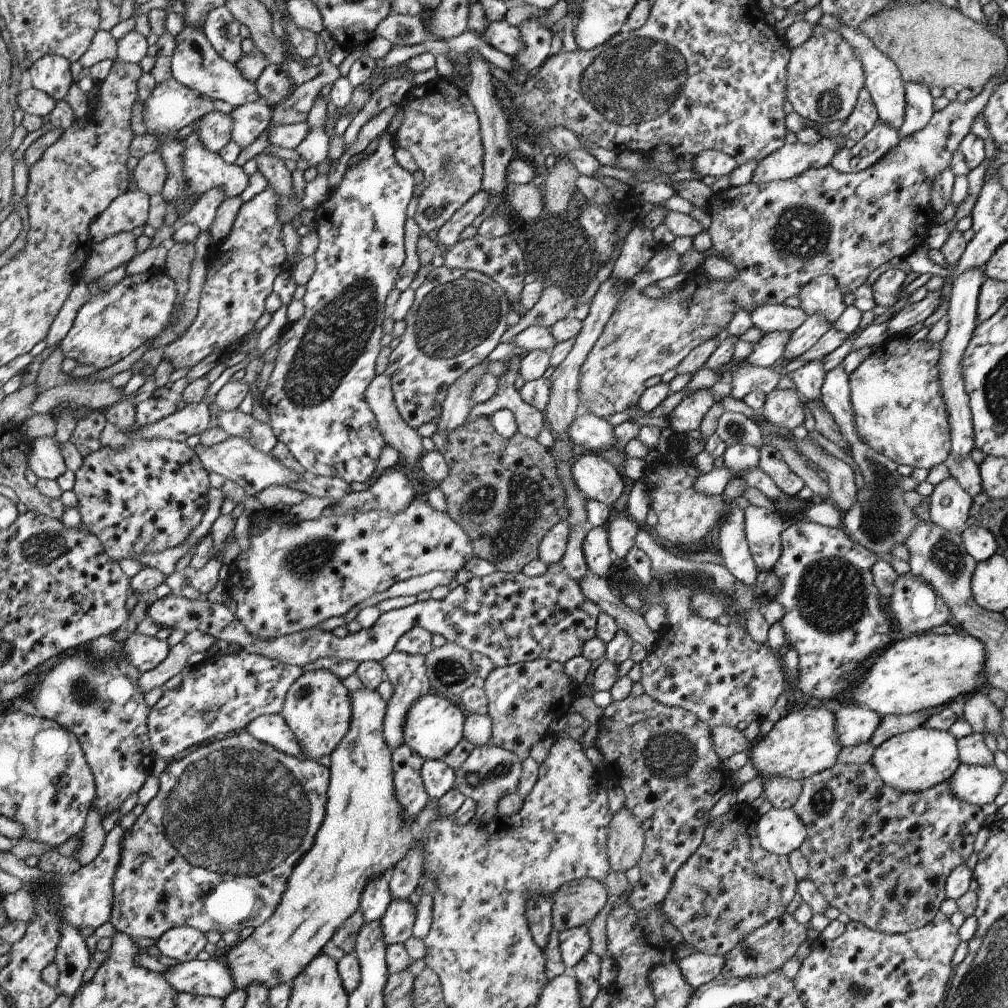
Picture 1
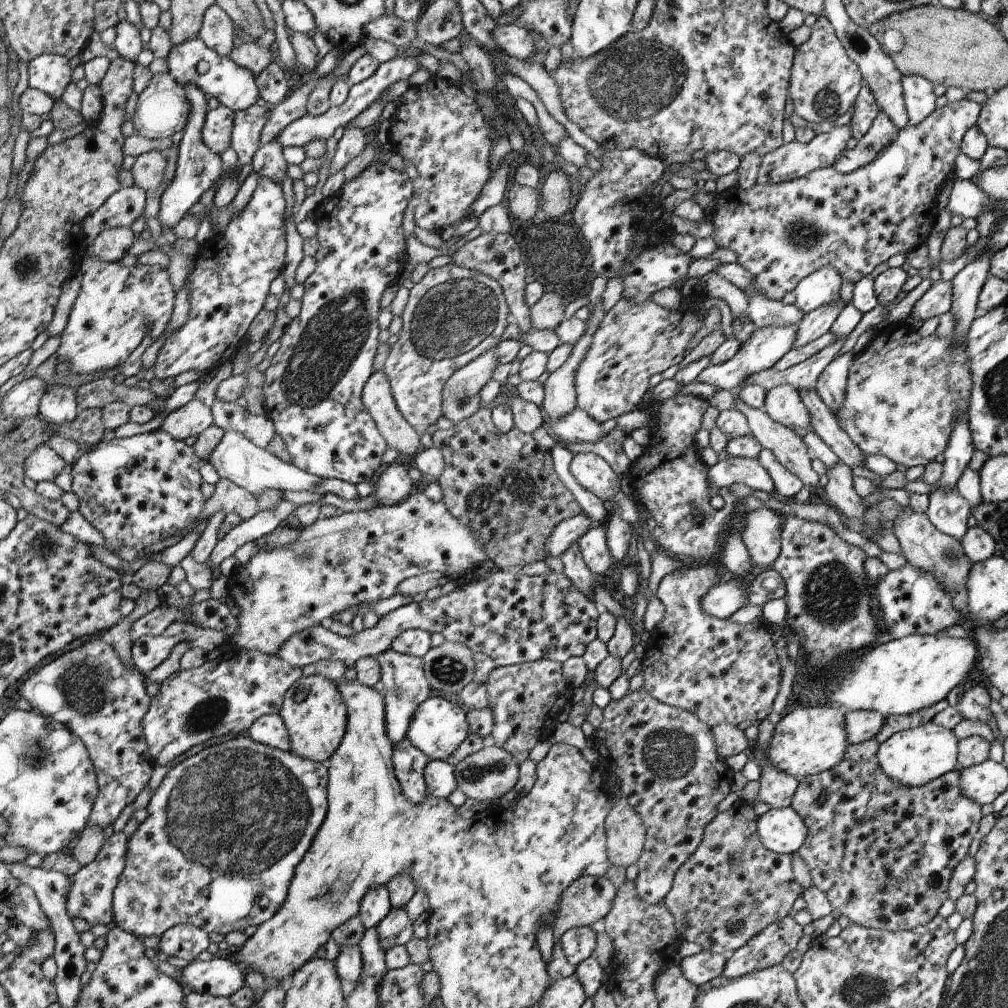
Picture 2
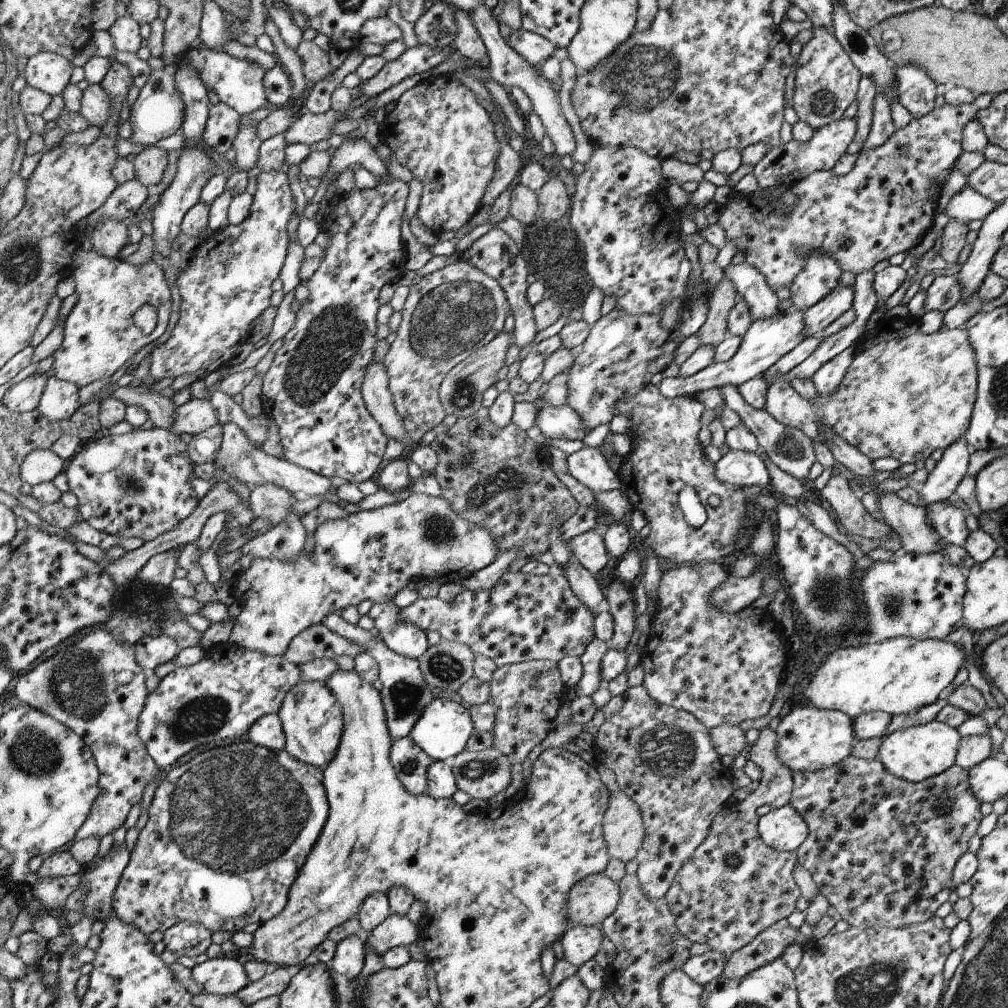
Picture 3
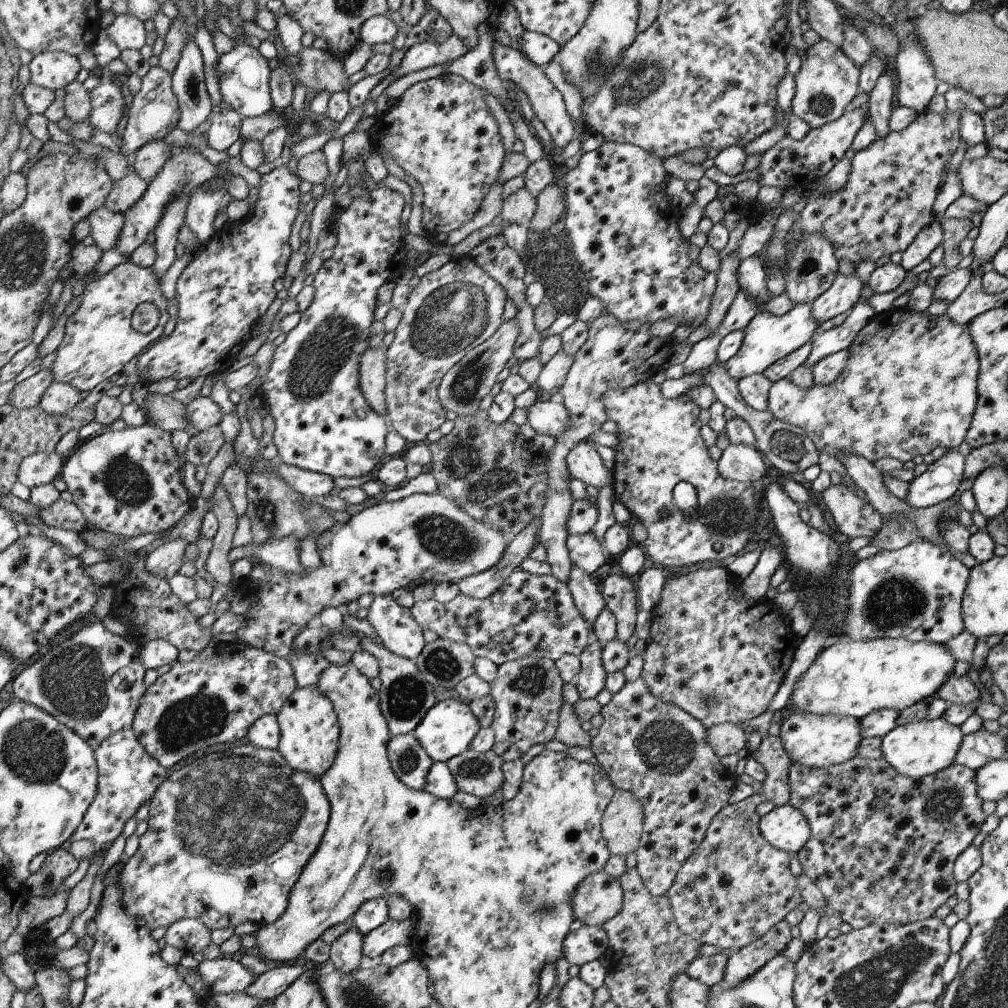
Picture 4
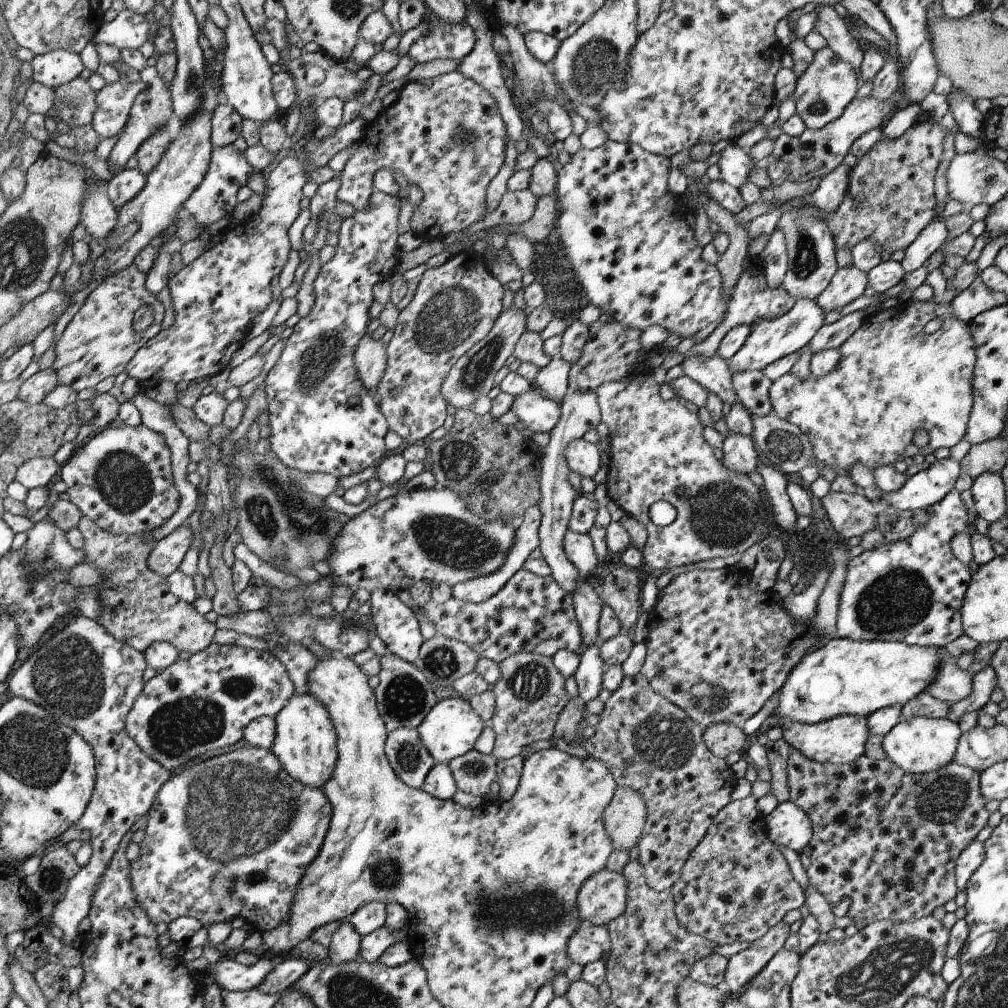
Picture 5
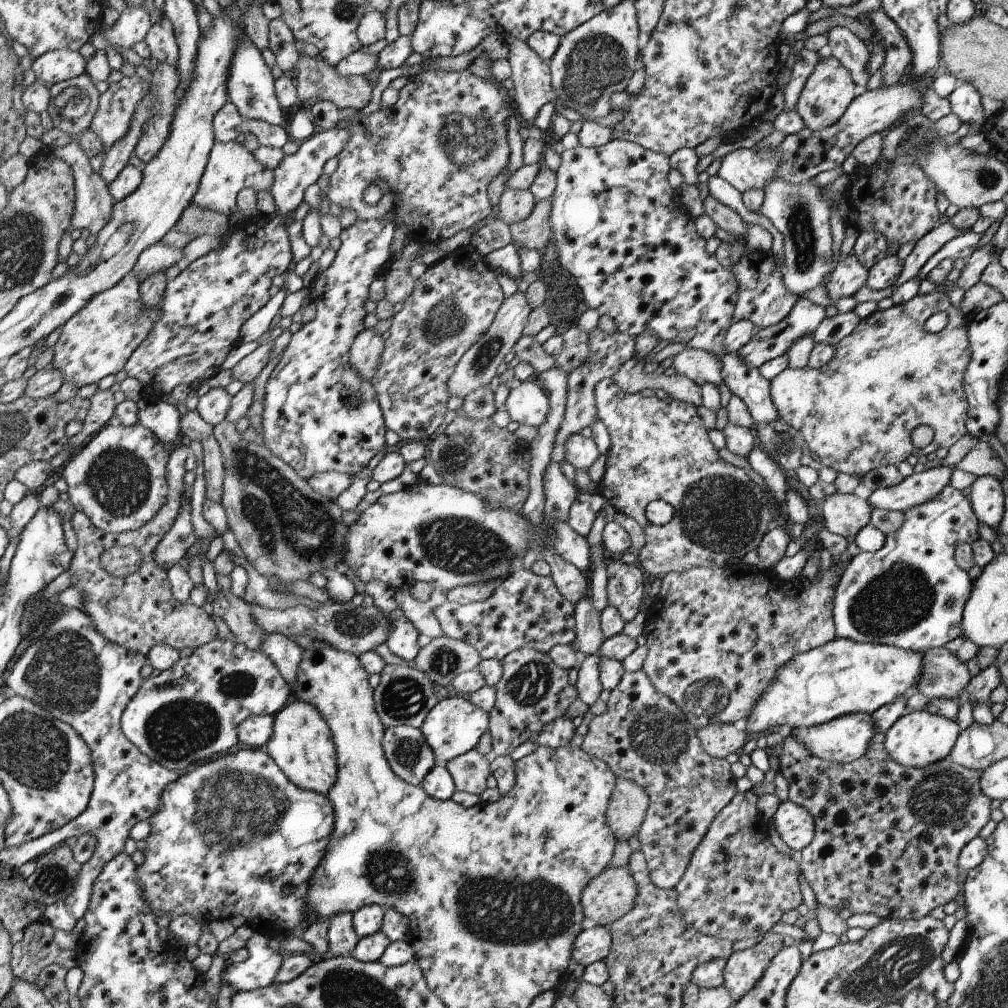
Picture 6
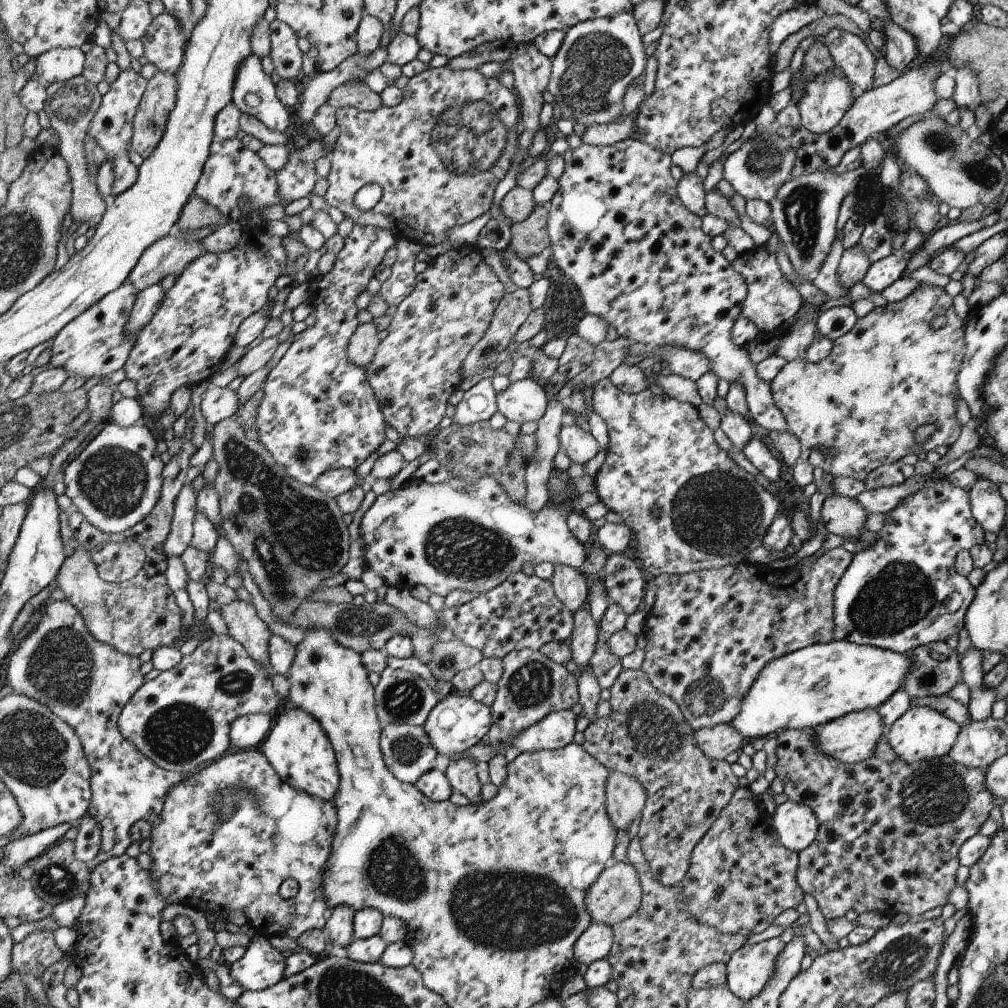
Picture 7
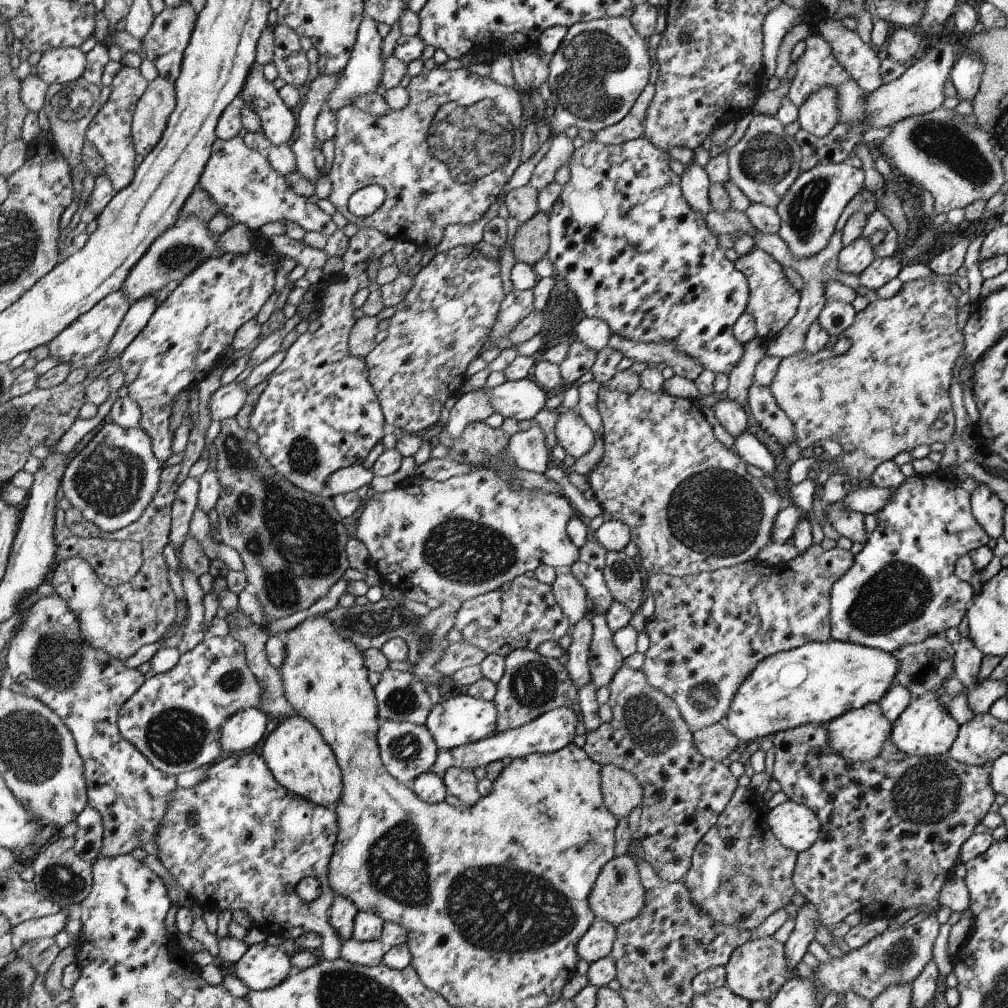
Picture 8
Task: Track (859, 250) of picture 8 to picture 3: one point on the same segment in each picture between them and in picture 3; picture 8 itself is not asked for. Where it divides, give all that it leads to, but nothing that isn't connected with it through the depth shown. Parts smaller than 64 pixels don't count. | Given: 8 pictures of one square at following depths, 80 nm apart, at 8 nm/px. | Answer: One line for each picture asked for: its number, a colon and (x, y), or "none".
3: (817, 318)
4: (846, 290)
5: (848, 284)
6: (850, 275)
7: (853, 267)

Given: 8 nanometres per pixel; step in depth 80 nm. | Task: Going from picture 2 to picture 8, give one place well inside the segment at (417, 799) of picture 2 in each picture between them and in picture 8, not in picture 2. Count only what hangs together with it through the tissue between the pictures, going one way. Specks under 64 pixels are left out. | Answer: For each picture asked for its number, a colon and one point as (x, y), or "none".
3: (411, 761)
4: (411, 762)
5: (412, 761)
6: (407, 751)
7: (407, 751)
8: (408, 750)

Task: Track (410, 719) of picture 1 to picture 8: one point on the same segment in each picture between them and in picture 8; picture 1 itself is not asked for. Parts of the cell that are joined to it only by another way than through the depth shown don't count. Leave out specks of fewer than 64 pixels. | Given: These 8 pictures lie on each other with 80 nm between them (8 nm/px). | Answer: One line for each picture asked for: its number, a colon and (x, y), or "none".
2: (438, 728)
3: (443, 730)
4: (448, 728)
5: (451, 728)
6: (453, 727)
7: (457, 723)
8: (461, 720)

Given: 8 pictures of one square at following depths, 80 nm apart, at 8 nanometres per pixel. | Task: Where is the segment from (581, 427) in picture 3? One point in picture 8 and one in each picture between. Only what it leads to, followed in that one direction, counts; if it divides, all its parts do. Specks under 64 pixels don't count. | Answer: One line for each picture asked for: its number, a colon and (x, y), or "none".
4: (546, 417)
5: (540, 414)
6: (527, 404)
7: (524, 401)
8: (523, 399)

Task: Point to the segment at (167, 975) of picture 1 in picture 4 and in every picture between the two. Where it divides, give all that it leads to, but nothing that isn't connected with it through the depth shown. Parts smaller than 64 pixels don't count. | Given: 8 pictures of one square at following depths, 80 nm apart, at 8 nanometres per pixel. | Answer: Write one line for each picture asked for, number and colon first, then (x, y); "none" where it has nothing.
2: (219, 977)
3: (221, 975)
4: (224, 975)

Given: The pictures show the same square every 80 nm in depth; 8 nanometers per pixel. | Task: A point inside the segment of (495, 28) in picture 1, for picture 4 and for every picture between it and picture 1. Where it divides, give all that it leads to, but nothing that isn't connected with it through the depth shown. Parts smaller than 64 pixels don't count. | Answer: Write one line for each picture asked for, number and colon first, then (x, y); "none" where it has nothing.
2: (512, 39)
3: (532, 47)
4: (540, 49)

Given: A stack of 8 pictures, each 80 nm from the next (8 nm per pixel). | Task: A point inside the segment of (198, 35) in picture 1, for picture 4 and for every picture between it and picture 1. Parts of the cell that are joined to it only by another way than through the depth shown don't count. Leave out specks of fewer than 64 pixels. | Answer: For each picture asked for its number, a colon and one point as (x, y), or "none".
2: (190, 62)
3: (239, 84)
4: (244, 74)

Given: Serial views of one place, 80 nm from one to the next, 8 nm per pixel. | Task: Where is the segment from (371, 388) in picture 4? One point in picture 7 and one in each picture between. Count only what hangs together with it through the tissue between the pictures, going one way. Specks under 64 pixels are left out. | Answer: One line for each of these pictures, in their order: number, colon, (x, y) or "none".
5: (371, 357)
6: (366, 351)
7: (363, 344)

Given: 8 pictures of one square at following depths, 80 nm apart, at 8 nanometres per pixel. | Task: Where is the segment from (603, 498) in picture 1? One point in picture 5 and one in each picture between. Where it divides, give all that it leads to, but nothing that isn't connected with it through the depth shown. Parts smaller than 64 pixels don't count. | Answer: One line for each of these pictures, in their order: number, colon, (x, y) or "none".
2: (591, 470)
3: (587, 465)
4: (583, 463)
5: (583, 458)

